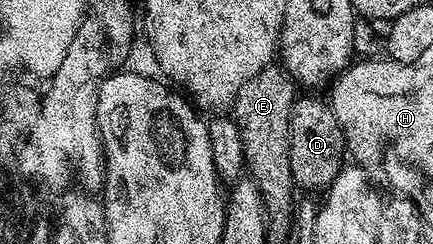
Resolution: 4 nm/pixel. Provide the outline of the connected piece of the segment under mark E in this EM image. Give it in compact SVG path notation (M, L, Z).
M269 66L248 78L235 98L232 120L238 123L238 136L242 139L242 156L246 159L249 179L258 188L258 193L267 209L293 209L296 204L296 185L292 178L292 162L288 146L288 122L296 99L296 84L281 67Z

